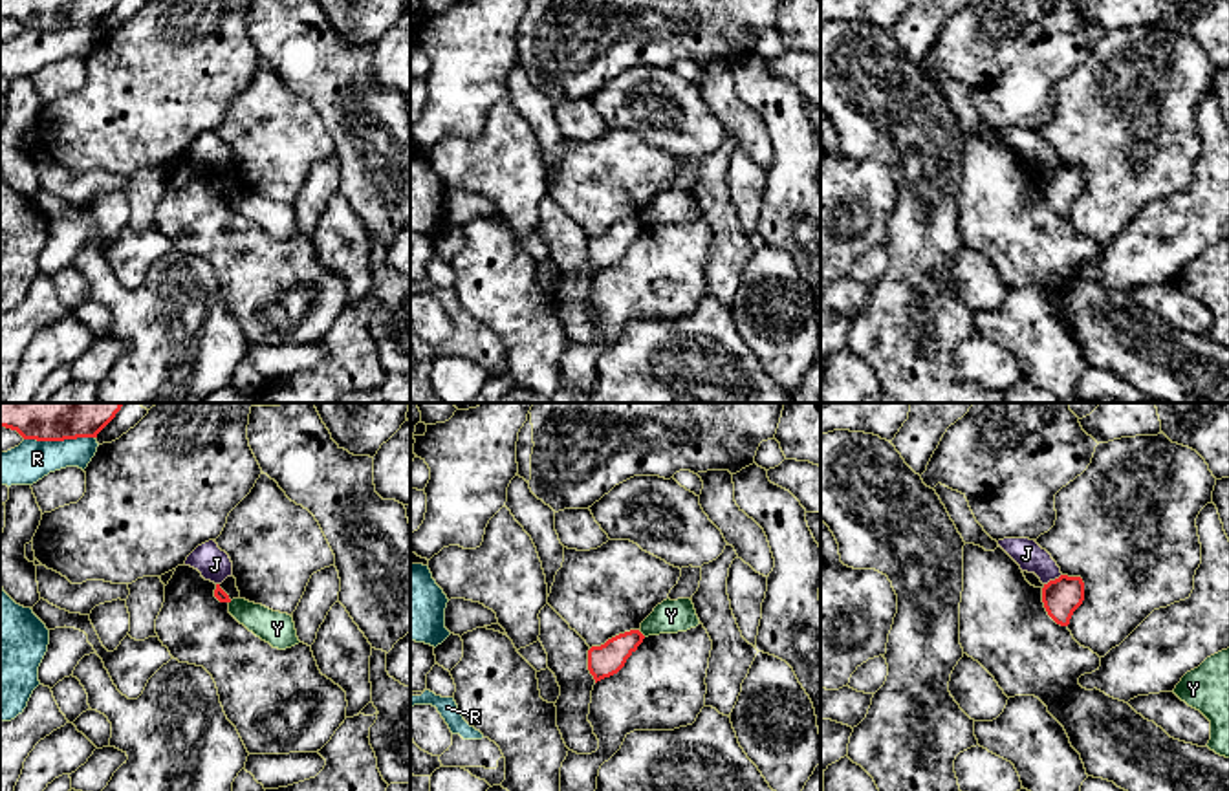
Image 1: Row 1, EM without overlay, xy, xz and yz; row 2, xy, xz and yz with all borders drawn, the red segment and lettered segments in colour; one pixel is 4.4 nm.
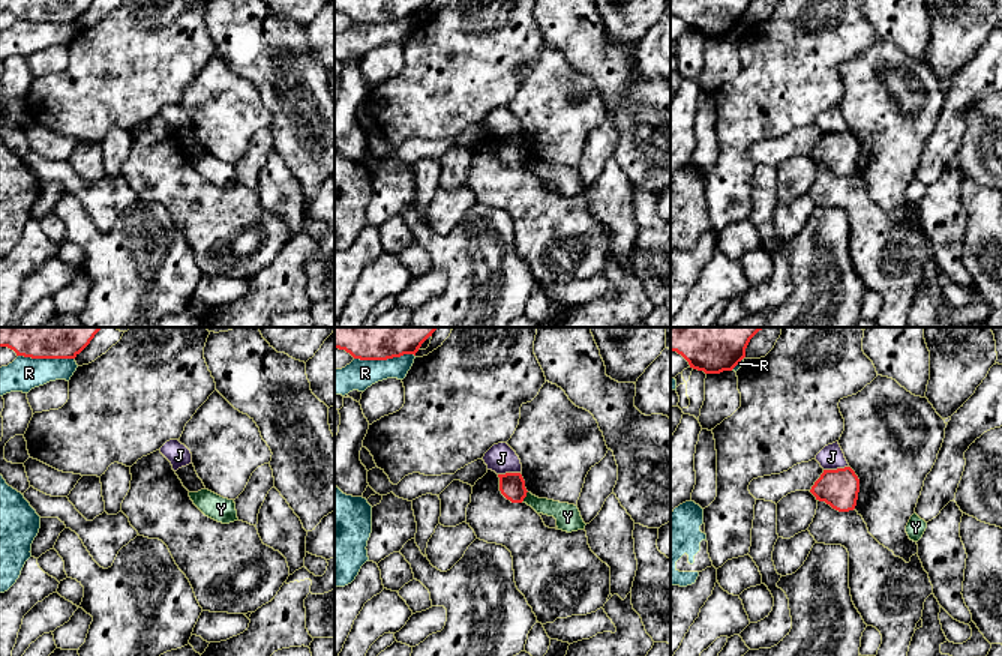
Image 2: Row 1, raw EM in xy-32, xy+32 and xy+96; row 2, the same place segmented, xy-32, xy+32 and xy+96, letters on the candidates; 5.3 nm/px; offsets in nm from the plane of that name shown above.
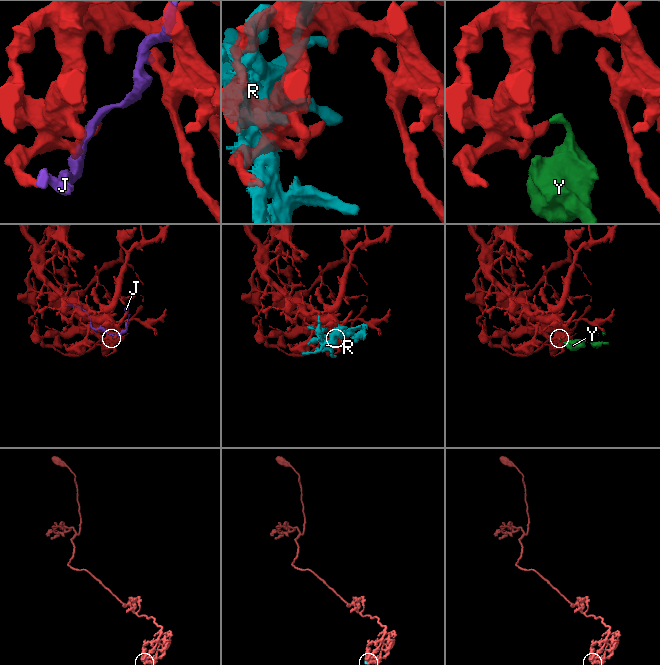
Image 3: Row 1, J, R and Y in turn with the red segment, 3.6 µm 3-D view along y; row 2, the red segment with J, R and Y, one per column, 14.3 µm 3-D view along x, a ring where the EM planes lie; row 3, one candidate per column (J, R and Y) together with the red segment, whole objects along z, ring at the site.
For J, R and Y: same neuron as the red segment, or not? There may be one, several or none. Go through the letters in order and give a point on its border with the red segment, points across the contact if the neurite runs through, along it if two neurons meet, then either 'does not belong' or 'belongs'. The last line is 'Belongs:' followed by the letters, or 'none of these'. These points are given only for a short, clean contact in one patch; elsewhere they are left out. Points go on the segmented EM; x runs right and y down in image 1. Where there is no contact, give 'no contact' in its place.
J: contact yz (1052, 581); does not belong
R: contact xy (59, 440); does not belong
Y: contact xz (640, 632); border xz (638, 630), (645, 636); does not belong
Belongs: none of these

